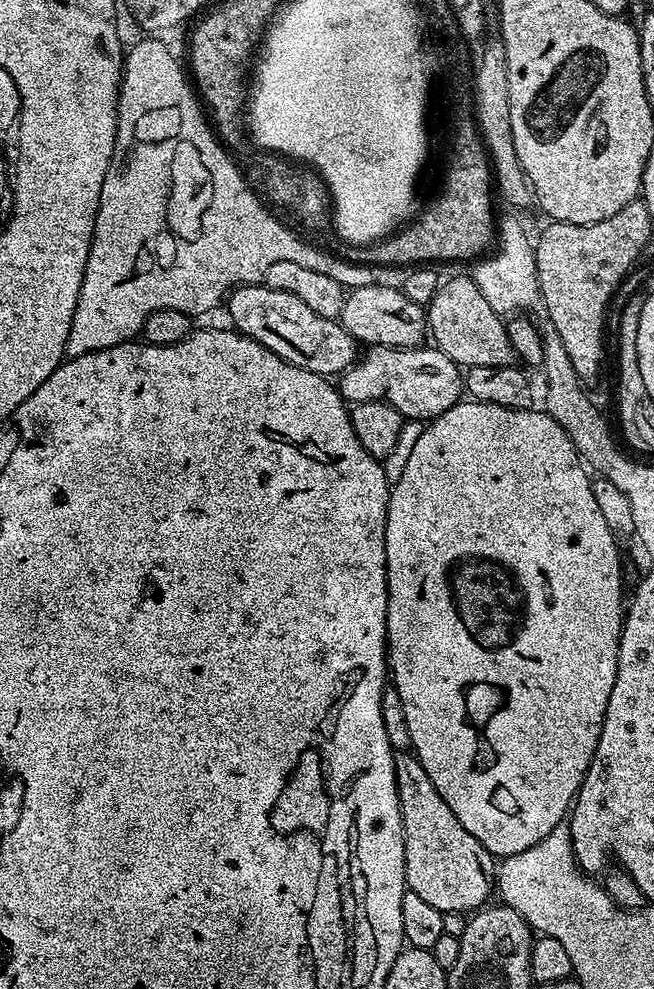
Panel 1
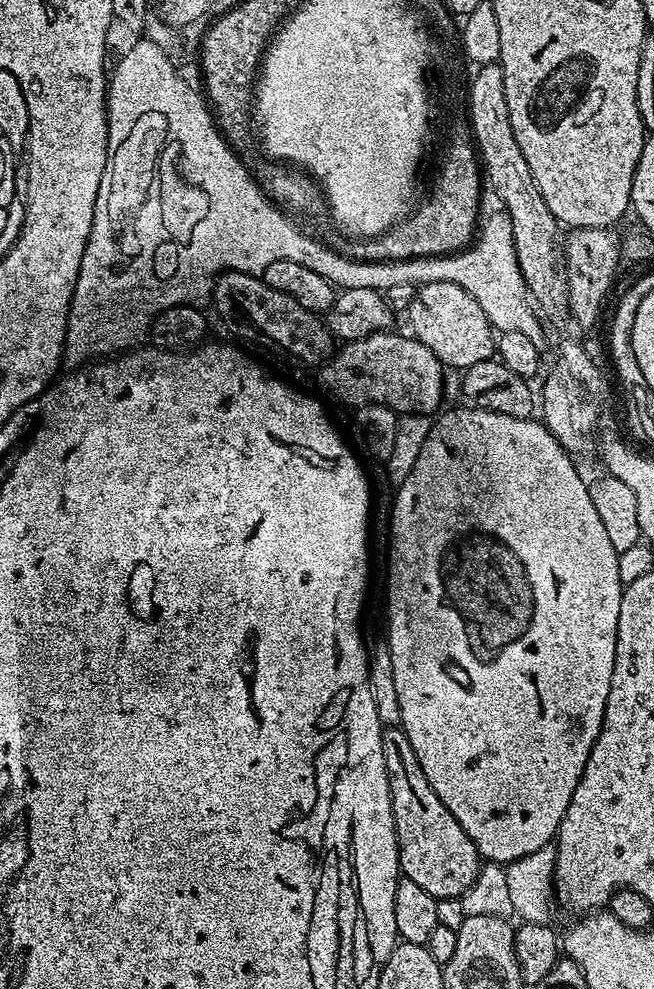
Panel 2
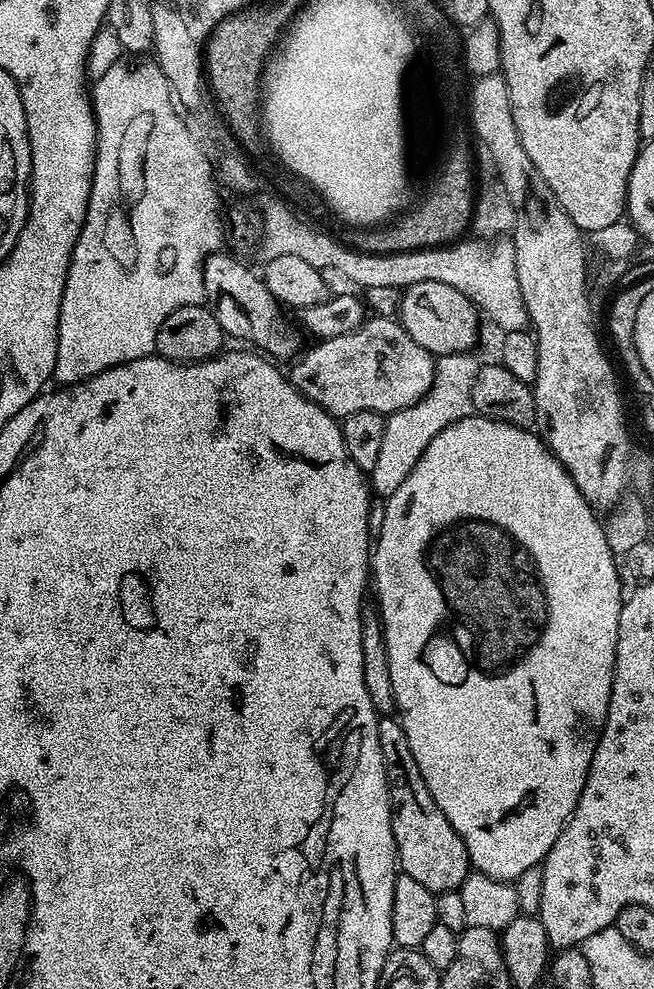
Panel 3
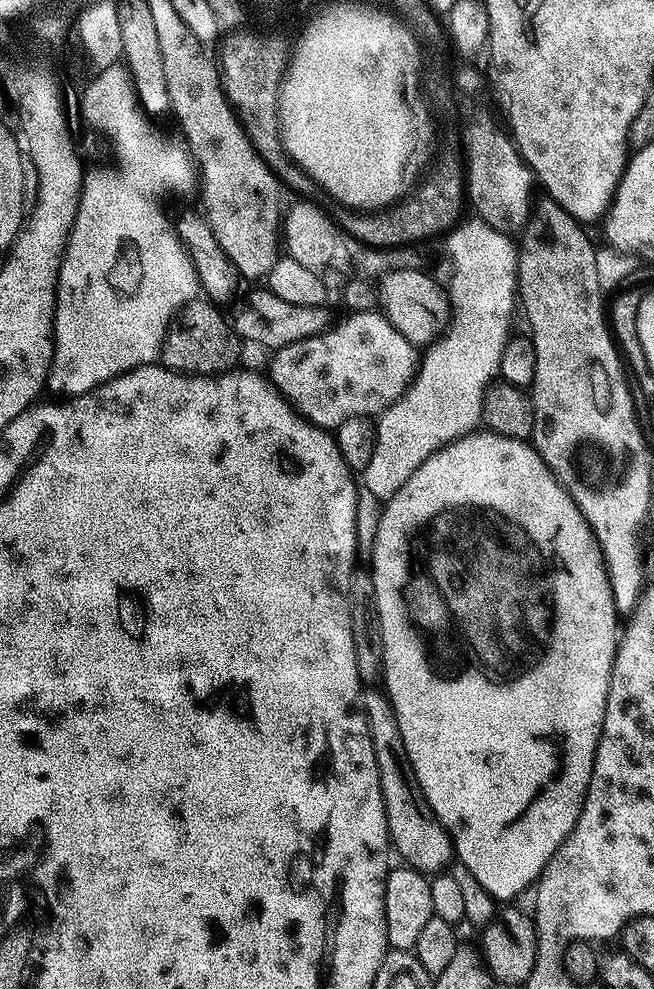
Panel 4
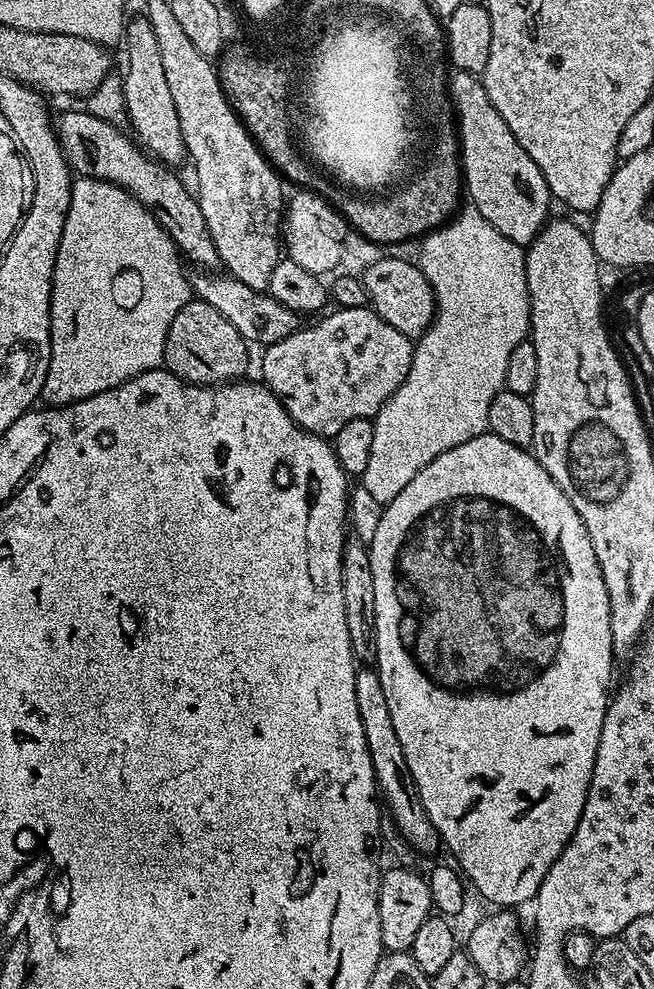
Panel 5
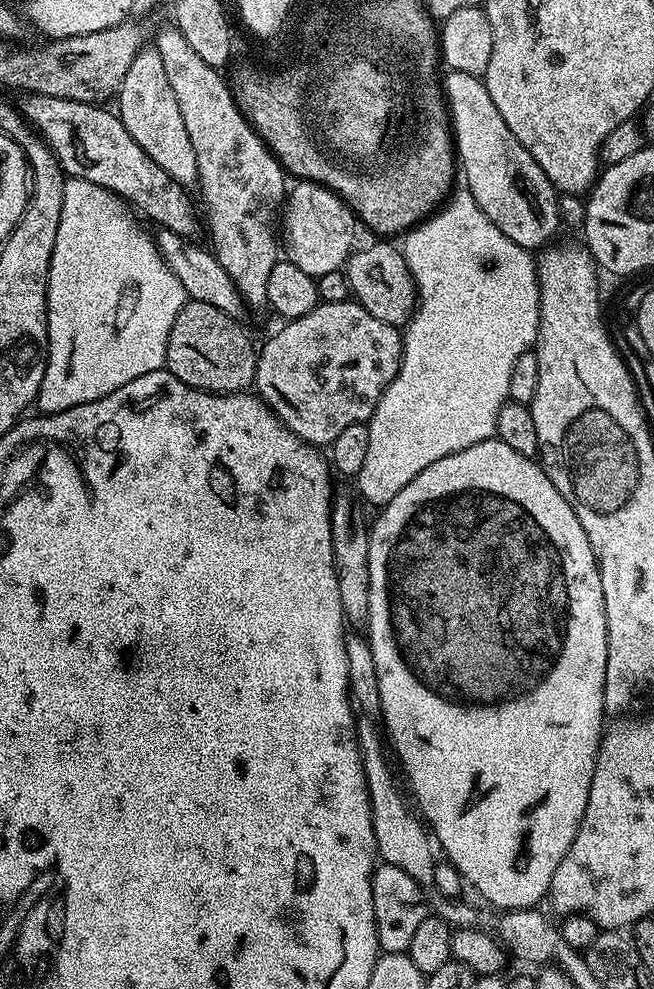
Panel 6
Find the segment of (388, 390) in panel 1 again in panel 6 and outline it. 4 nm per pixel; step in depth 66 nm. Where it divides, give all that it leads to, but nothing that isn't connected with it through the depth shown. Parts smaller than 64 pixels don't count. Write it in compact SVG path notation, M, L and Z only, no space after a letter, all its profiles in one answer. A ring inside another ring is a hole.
M351 299L333 304L319 303L310 314L287 321L264 345L256 358L255 391L285 426L305 444L330 446L346 426L372 419L374 410L390 382L398 374L404 342L395 324L378 322Z

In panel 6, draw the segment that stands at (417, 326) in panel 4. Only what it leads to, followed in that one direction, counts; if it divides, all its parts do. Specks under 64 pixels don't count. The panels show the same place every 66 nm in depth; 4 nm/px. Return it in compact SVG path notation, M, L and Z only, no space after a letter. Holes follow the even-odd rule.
M375 242L362 252L352 252L346 263L348 290L351 299L361 304L366 314L374 314L378 322L403 326L412 319L415 311L416 283L410 274L404 253L392 242Z

